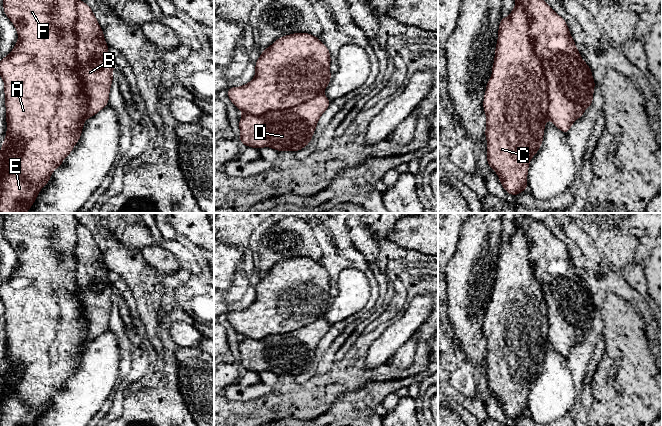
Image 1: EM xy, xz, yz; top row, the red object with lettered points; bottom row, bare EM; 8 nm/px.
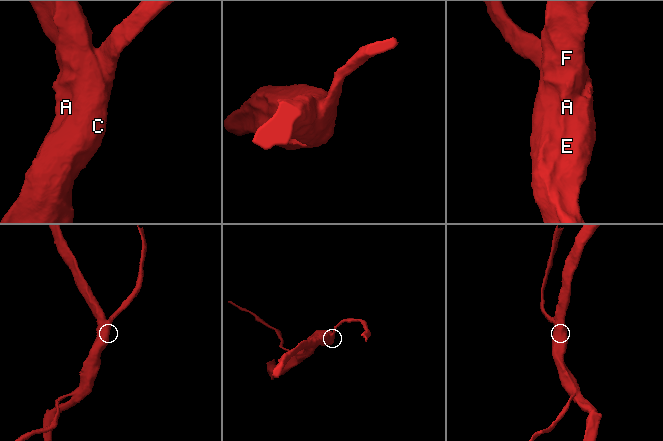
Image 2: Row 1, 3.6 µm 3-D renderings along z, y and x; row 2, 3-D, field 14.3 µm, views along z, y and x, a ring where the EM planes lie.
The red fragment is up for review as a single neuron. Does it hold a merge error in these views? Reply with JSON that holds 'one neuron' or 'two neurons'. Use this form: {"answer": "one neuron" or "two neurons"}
{"answer": "two neurons"}

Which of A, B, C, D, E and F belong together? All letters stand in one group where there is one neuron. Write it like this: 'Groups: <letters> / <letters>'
Groups: A C E F / B D

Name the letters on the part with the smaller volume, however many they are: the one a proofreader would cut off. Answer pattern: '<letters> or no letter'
B, D

